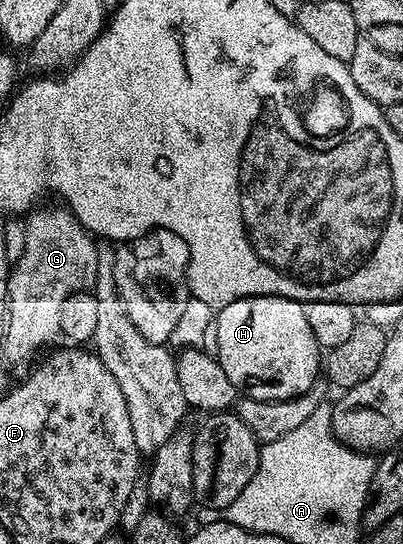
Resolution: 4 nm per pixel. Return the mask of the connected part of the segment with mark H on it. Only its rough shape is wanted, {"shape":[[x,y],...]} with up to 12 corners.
{"shape":[[304,302],[218,310],[214,356],[245,397],[300,397],[321,377]]}

